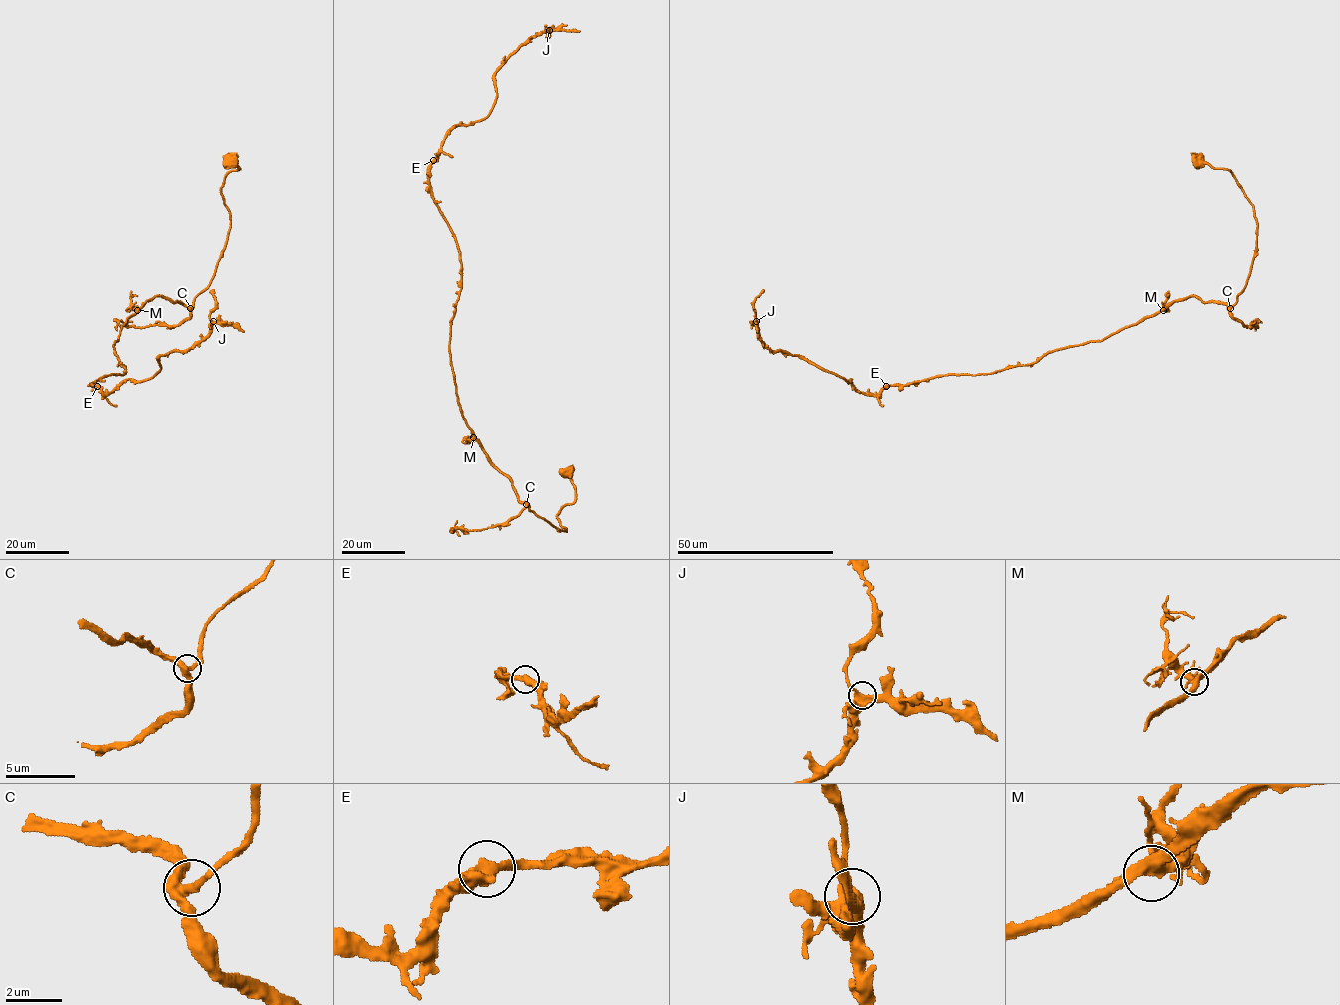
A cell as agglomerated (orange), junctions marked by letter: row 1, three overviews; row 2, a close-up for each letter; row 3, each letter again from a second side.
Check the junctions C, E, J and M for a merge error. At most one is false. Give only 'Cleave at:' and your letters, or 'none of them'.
Cleave at: none of them

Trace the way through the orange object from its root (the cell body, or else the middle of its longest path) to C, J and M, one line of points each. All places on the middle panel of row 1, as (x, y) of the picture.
C: (565, 472), (570, 474), (575, 486), (575, 501), (566, 504), (557, 517), (566, 531), (538, 516), (526, 504)
J: (565, 472), (563, 531), (462, 415), (460, 258), (429, 183), (445, 136), (489, 113), (497, 69), (549, 30)
M: (565, 472), (575, 486), (575, 501), (557, 515), (566, 529), (563, 531), (518, 500), (512, 482), (473, 437)

